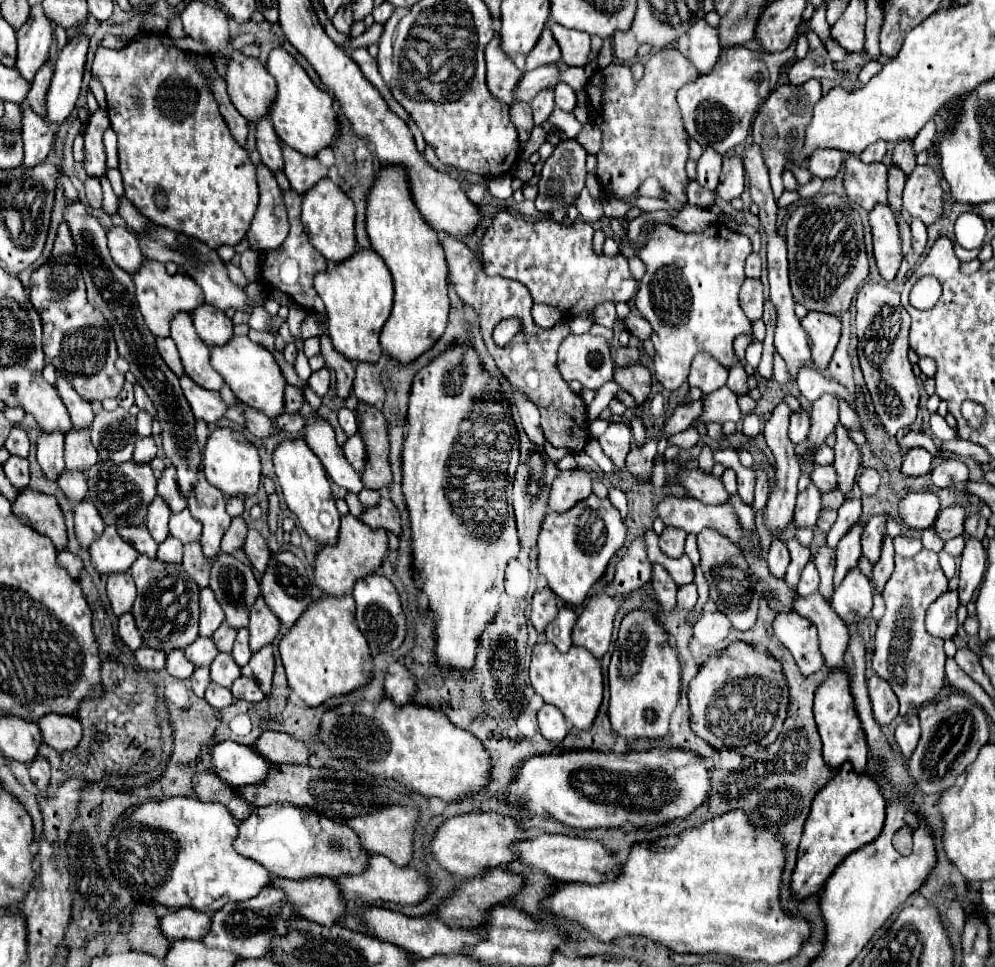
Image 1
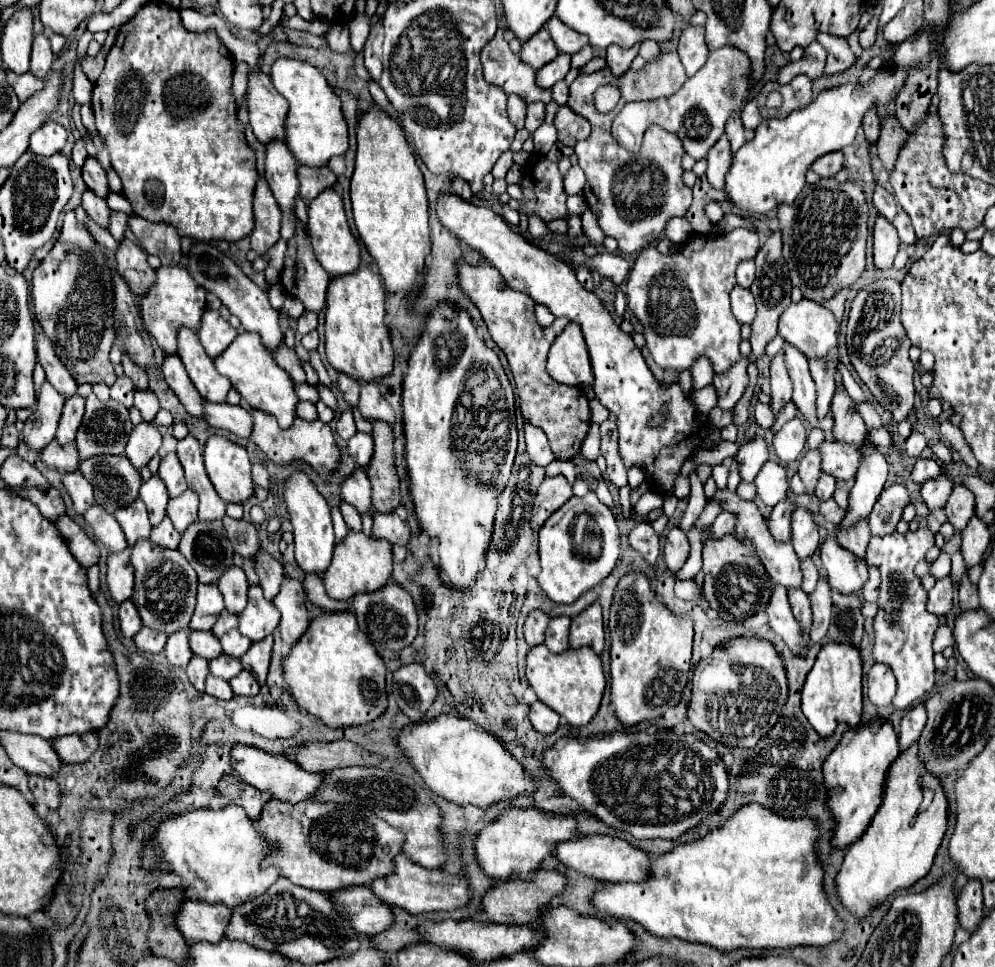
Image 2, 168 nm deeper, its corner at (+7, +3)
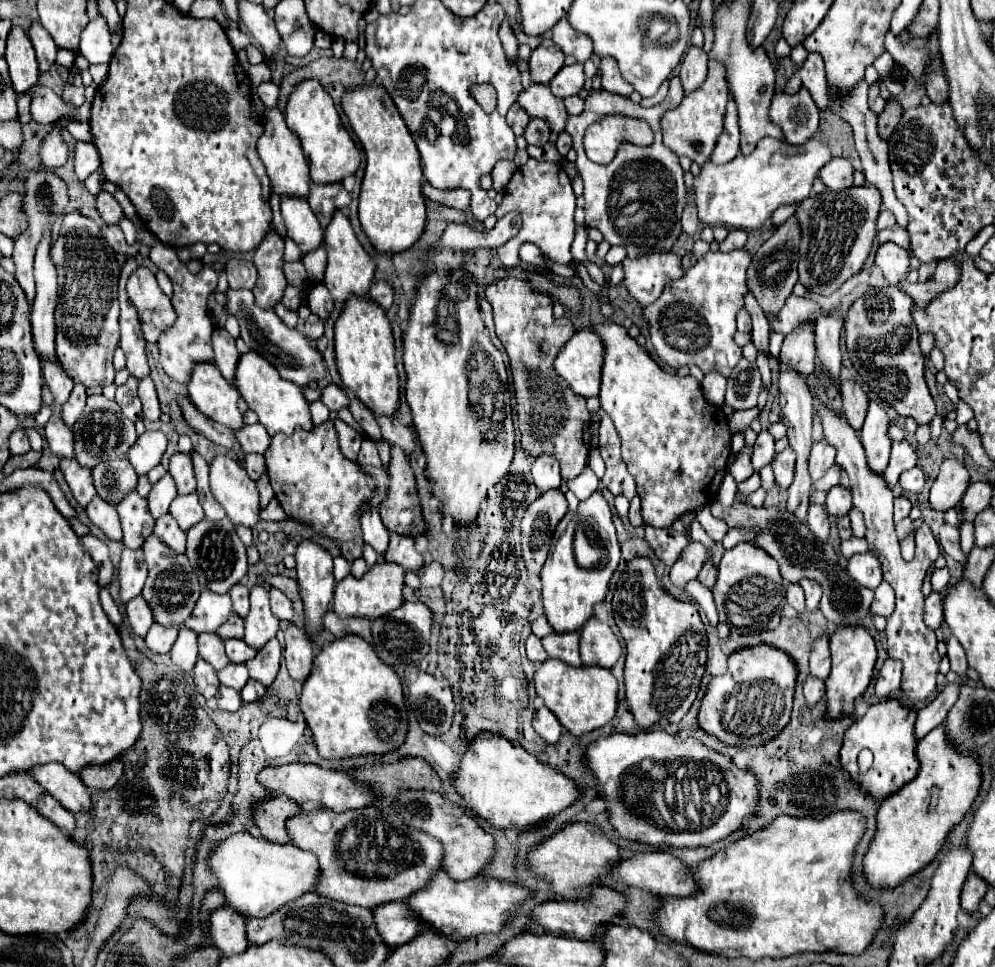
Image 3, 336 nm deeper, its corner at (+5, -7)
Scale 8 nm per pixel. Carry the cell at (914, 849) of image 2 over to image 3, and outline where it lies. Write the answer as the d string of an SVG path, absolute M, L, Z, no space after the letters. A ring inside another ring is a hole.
M942 726L928 732L918 742L916 758L920 768L914 780L908 782L898 794L886 798L886 802L882 802L882 806L878 808L876 836L862 860L862 874L866 878L866 884L874 890L894 890L910 876L926 868L944 848L952 828L964 818L974 798L978 796L978 760L974 758L974 754L970 754L970 758L958 758L958 754L950 754L950 746L946 746L946 734L942 734ZM934 784L940 786L940 802L936 812L928 814L930 788Z

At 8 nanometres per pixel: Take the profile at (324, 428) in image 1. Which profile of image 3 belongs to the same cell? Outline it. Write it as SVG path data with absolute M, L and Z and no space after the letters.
M378 508L366 510L360 516L360 526L362 526L362 538L364 542L368 542L382 558L382 550L386 550L386 542L388 542L388 530L380 520Z

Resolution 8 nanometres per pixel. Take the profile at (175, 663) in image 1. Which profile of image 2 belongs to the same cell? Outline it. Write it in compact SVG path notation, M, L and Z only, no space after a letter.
M188 628L168 636L168 642L166 642L166 648L164 648L168 660L174 664L174 666L186 666L190 662L190 658L194 656L192 650L190 650L190 644L188 644Z

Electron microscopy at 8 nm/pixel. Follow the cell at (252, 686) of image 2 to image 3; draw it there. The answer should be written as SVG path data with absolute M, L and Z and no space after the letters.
M248 680L246 686L240 690L242 702L254 702L266 694L266 688L258 680Z

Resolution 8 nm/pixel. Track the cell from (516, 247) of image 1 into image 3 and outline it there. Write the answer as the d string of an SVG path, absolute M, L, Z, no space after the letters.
M654 252L634 260L626 258L622 262L622 268L624 286L642 306L648 306L658 298L668 278L680 278L684 274L680 256L674 252Z

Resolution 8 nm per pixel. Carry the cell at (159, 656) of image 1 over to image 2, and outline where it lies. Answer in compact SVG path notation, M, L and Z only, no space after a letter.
M142 628L142 630L134 636L134 642L136 642L138 650L158 654L158 652L164 650L166 638L168 638L168 636L164 636L162 632L152 632L152 628Z

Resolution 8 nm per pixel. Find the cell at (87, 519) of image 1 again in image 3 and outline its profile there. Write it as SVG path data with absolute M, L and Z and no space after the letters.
M60 460L60 470L62 470L66 484L70 486L74 498L78 500L78 504L82 508L86 508L88 502L96 496L96 490L94 490L92 478L90 478L90 470L82 468L76 460L70 460L70 462Z

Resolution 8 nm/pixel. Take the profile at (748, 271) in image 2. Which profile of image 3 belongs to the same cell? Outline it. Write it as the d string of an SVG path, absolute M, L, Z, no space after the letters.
M752 292L746 294L746 300L744 300L744 308L748 310L748 314L752 316L752 342L758 350L764 350L764 346L768 346L768 322L766 322L766 316L762 314L762 308L758 306L756 298L752 296Z

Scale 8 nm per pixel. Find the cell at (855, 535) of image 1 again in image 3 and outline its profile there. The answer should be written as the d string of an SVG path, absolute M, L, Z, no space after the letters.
M870 402L864 426L860 430L860 440L866 450L868 466L878 476L884 476L884 470L886 470L888 458L890 458L892 440L886 434L888 426L890 426L888 414L876 402Z

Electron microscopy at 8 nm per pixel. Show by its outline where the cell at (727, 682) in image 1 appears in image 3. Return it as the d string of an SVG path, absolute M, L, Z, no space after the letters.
M760 644L752 648L742 648L732 652L730 668L724 676L712 678L702 698L702 706L698 712L698 726L708 732L710 736L718 738L726 746L762 746L770 742L790 720L792 712L792 698L794 698L794 684L796 684L796 664L794 660L778 648Z

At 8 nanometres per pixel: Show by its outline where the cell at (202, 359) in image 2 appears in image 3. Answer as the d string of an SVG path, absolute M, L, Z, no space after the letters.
M196 362L192 366L188 396L208 418L232 430L244 426L242 414L236 406L240 394L226 378L222 378L220 370L212 362Z

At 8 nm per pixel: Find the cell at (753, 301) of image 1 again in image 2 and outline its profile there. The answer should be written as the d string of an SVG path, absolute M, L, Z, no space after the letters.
M736 286L730 294L732 298L732 314L740 324L750 324L756 316L756 304L750 290Z

